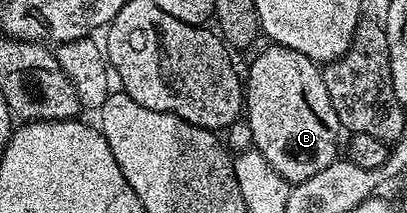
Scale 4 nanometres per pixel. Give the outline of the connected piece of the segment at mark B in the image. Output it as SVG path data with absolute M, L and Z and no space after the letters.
M266 44L266 47L255 56L250 62L250 71L244 74L244 118L251 126L253 149L263 154L264 159L275 168L287 182L293 184L295 182L303 182L308 180L308 176L316 176L316 172L328 168L328 164L332 164L340 154L340 138L338 142L338 134L343 133L340 120L336 116L336 108L332 108L332 99L328 96L328 88L324 88L324 76L322 75L322 66L313 62L308 56L304 56L304 52L296 52L292 48L284 48L283 46L275 46Z

